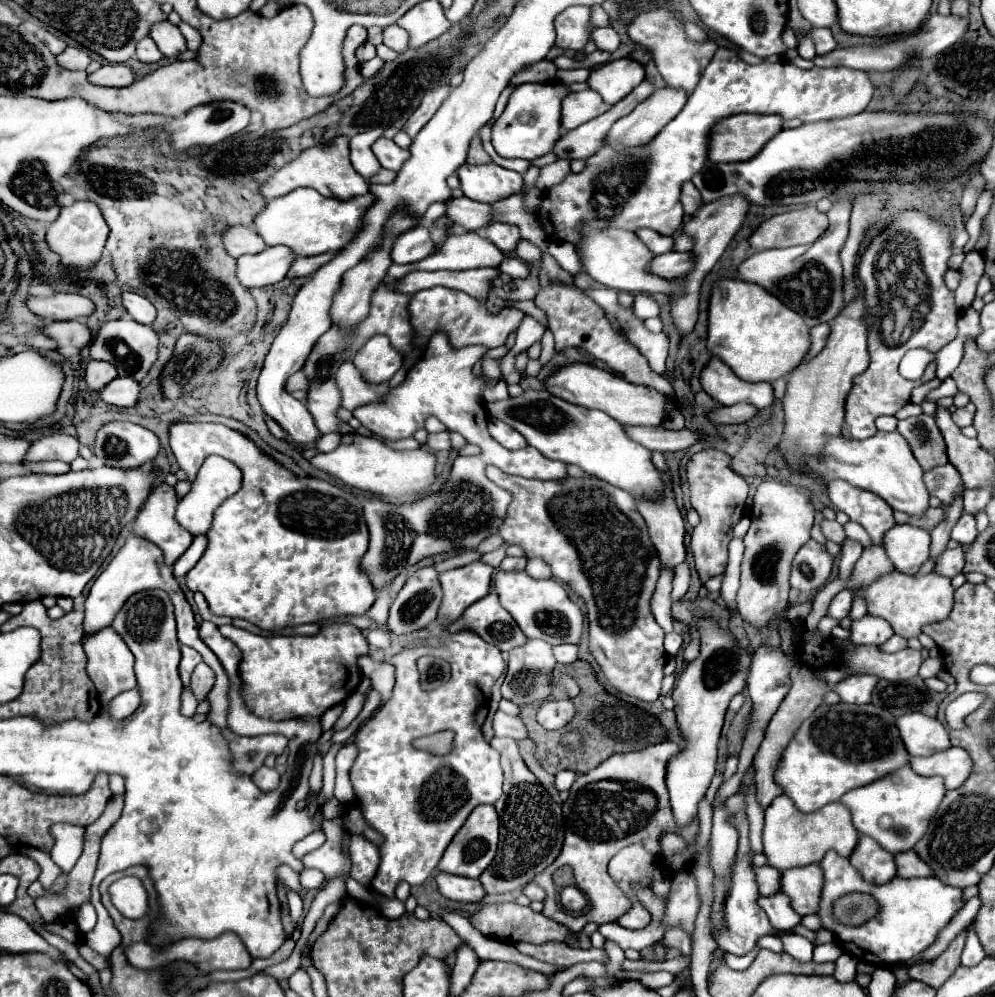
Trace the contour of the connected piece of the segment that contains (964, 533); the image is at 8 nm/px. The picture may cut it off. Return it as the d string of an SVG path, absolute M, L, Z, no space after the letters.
M964 513L958 519L958 523L954 525L954 529L952 529L952 539L958 541L960 545L968 545L968 543L972 543L976 539L976 535L978 535L978 529L976 529L974 515Z

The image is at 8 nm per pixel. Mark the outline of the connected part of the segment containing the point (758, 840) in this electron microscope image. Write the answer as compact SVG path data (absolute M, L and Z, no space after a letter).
M746 791L746 801L748 801L748 817L750 817L750 845L752 845L752 851L762 853L764 813L756 801L756 791Z

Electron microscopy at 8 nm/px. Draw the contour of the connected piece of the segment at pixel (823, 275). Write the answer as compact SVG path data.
M836 199L834 207L828 211L830 227L816 243L806 247L798 245L786 249L758 251L738 265L738 279L764 287L792 311L800 313L810 327L832 321L840 313L844 303L844 275L840 269L838 253L848 237L850 211L850 201Z

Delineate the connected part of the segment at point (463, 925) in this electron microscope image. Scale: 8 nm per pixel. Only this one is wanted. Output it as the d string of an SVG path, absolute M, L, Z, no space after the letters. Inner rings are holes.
M444 913L442 917L474 951L476 955L486 961L486 959L500 959L500 961L512 961L512 963L518 963L522 967L528 967L528 969L534 969L534 971L542 971L546 975L554 975L558 973L560 969L554 969L552 965L546 965L546 963L540 963L538 959L532 959L528 955L520 955L518 949L514 945L508 945L504 941L498 941L498 939L488 939L484 937L480 931L476 931L470 921L458 913Z

